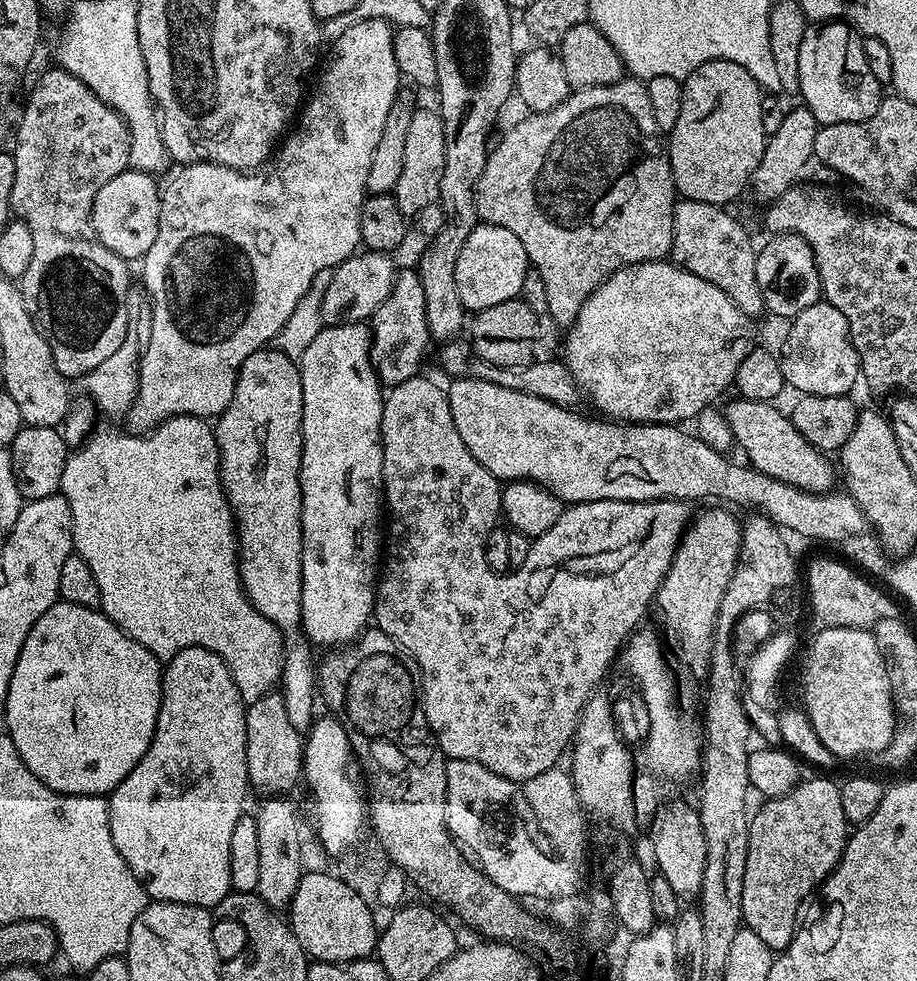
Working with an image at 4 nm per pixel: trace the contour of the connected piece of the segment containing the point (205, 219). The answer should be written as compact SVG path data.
M366 20L358 22L357 25L351 26L350 30L343 34L331 45L330 50L333 52L332 61L323 68L319 73L318 79L315 81L314 87L311 89L310 95L307 97L306 103L303 105L302 111L304 113L300 116L300 125L293 127L291 131L283 137L282 143L277 147L274 155L269 159L268 163L255 170L241 170L238 168L231 168L222 164L189 164L179 169L180 173L173 178L167 185L163 185L160 193L160 217L158 218L158 238L154 238L154 246L150 246L148 253L142 258L142 265L144 264L144 284L142 283L143 291L146 293L148 300L152 303L152 325L150 326L150 342L142 350L140 358L140 381L136 384L136 396L132 400L132 404L126 413L128 419L127 431L132 434L147 434L152 429L157 428L163 424L165 420L169 420L172 416L199 416L201 418L219 418L226 410L226 406L230 406L230 402L234 396L234 386L236 385L236 375L242 366L242 362L246 362L246 358L250 358L250 354L254 354L258 349L271 345L273 340L278 335L286 324L286 320L290 318L299 302L302 300L302 294L306 294L310 290L311 283L319 272L326 272L335 270L344 260L349 260L351 256L361 247L360 239L360 215L368 192L368 175L370 174L370 158L374 158L374 149L378 147L378 138L382 138L382 125L386 123L386 114L390 114L390 105L394 103L394 98L398 94L398 90L402 86L402 73L398 62L394 58L394 50L392 49L392 38L394 35L394 28L388 21L381 20Z

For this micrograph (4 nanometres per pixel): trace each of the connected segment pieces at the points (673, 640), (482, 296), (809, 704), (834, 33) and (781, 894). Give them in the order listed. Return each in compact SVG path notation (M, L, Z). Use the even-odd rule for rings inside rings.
M712 507L716 508L708 508L691 517L654 599L654 616L656 612L660 619L659 631L667 651L680 659L681 666L690 675L700 678L708 675L708 656L716 633L722 594L726 586L730 586L730 578L740 557L741 521L736 521L735 514L727 512L732 511L727 507Z
M477 223L476 228L470 230L470 238L466 238L462 254L458 254L458 262L454 266L458 298L462 298L465 309L472 314L490 306L498 306L498 302L517 299L528 271L528 255L522 242L518 242L514 230L502 230L502 226Z
M821 628L804 660L802 709L826 749L837 758L881 752L896 729L886 657L867 628Z
M839 19L809 27L798 50L799 99L816 119L817 125L862 122L878 110L882 85L866 66L861 33Z
M820 776L813 780L801 779L785 796L774 796L765 799L763 803L754 812L748 825L746 874L742 878L743 927L754 930L754 934L758 934L758 938L762 938L768 948L783 950L796 934L802 905L813 895L814 889L823 884L836 869L836 863L842 858L844 847L848 845L850 825L846 814L842 814L840 784L837 781L823 780Z

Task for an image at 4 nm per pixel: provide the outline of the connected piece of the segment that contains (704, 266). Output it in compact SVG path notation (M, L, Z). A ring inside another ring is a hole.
M681 199L677 203L676 209L674 210L674 238L672 239L672 251L670 253L671 263L678 265L679 268L684 268L690 274L698 274L698 278L706 278L706 282L710 282L714 286L718 286L718 290L722 290L726 294L726 298L730 298L730 302L734 302L734 306L738 306L738 310L742 310L742 314L751 316L753 318L759 317L759 312L765 311L764 299L762 298L762 290L758 286L758 278L756 277L756 254L758 248L752 240L748 237L748 232L735 220L734 217L728 213L719 204L707 204L706 202L694 202L693 200Z

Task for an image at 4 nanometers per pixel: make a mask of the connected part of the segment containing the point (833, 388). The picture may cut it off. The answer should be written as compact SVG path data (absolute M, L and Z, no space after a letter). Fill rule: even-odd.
M827 302L806 306L802 314L791 317L788 333L784 336L784 349L778 352L780 369L784 375L785 385L789 389L797 388L797 393L805 396L846 396L861 379L860 359L852 345L852 331L846 322L846 314Z

